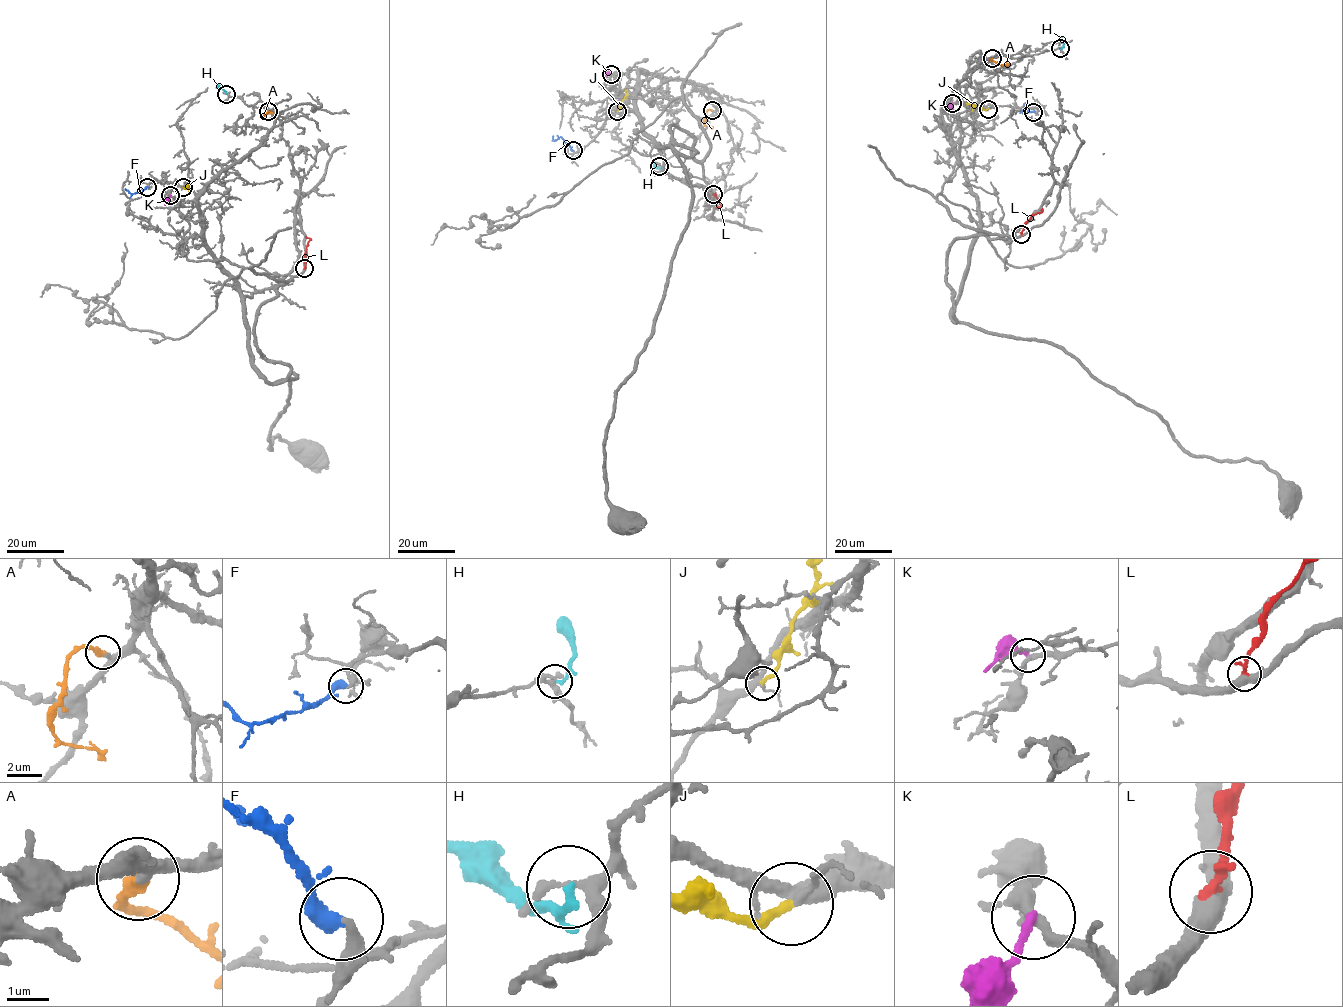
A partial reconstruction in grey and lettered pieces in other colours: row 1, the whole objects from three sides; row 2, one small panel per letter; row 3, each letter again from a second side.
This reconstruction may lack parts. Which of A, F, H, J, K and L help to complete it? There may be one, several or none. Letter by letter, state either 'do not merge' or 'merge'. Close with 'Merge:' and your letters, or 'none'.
A: merge
F: merge
H: do not merge
J: do not merge
K: do not merge
L: do not merge
Merge: A, F

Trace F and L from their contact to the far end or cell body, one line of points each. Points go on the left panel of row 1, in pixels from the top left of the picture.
F: (147, 187), (133, 193), (125, 188)
L: (304, 268), (306, 247), (311, 239), (305, 236)

